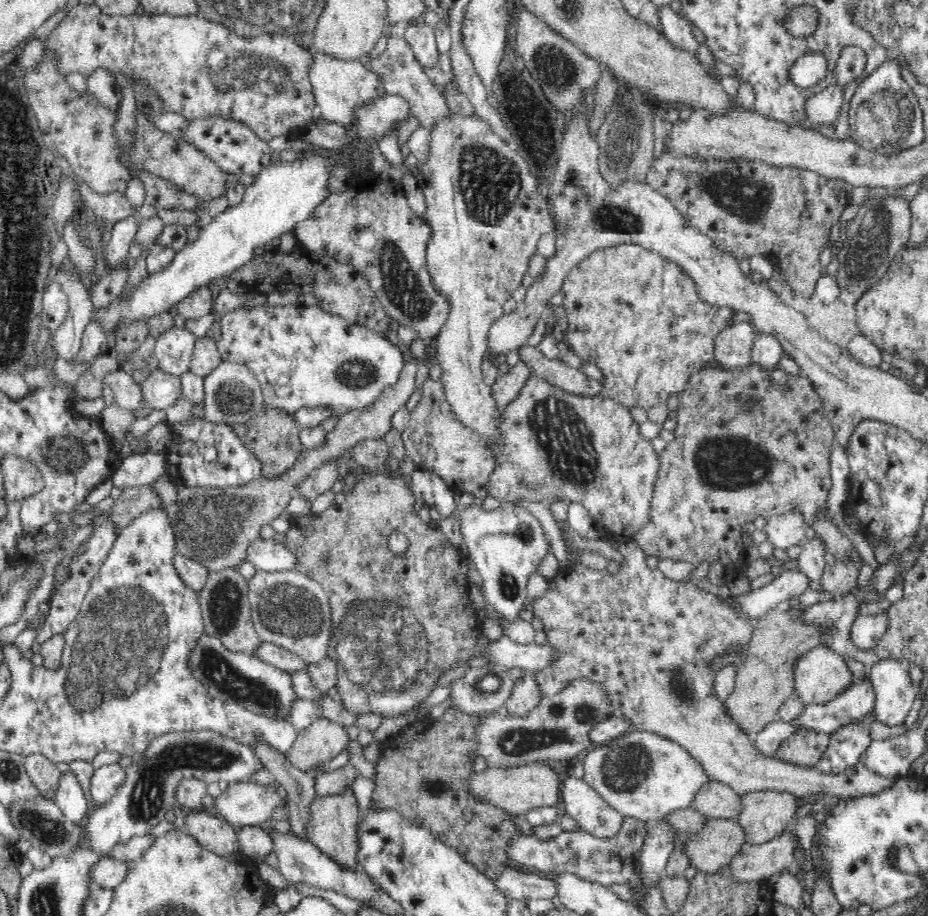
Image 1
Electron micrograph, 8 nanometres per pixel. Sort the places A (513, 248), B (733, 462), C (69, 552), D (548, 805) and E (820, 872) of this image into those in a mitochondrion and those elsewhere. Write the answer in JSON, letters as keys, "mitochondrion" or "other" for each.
{"A":"other","B":"mitochondrion","C":"other","D":"other","E":"other"}

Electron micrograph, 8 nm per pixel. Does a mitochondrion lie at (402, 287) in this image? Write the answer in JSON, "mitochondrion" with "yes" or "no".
{"mitochondrion":"yes"}

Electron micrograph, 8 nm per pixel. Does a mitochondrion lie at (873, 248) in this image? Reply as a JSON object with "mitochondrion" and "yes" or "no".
{"mitochondrion":"yes"}

